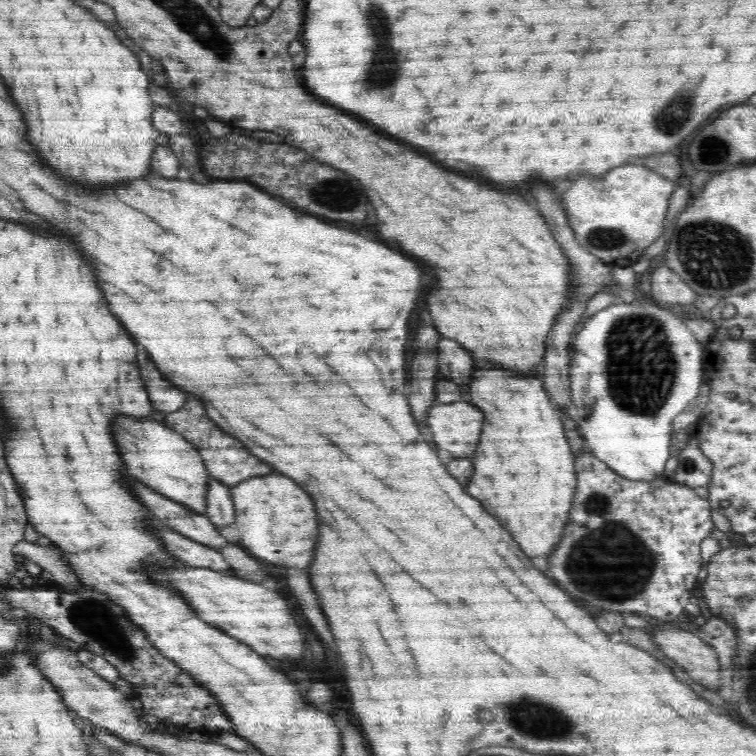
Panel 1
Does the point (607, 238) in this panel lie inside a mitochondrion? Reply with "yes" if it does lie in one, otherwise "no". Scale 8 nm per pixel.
yes

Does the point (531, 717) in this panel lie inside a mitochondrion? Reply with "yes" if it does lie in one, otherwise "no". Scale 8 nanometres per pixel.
yes

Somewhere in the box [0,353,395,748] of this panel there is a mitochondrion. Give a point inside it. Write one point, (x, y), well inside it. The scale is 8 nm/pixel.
(99, 622)

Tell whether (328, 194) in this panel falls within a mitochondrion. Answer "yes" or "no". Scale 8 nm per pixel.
yes

